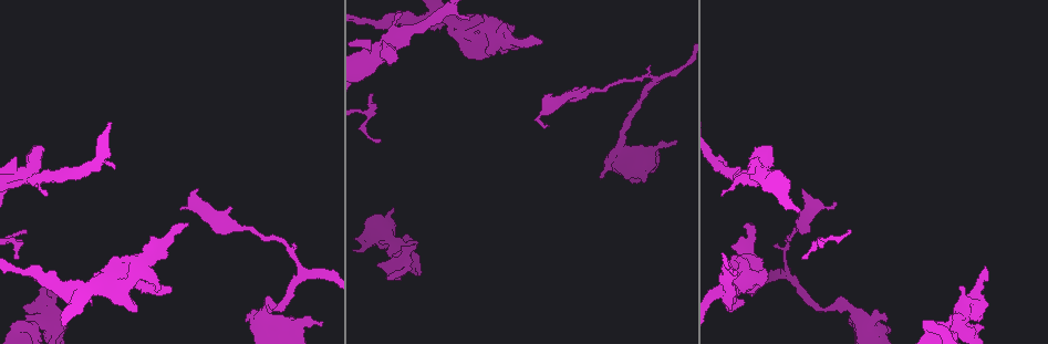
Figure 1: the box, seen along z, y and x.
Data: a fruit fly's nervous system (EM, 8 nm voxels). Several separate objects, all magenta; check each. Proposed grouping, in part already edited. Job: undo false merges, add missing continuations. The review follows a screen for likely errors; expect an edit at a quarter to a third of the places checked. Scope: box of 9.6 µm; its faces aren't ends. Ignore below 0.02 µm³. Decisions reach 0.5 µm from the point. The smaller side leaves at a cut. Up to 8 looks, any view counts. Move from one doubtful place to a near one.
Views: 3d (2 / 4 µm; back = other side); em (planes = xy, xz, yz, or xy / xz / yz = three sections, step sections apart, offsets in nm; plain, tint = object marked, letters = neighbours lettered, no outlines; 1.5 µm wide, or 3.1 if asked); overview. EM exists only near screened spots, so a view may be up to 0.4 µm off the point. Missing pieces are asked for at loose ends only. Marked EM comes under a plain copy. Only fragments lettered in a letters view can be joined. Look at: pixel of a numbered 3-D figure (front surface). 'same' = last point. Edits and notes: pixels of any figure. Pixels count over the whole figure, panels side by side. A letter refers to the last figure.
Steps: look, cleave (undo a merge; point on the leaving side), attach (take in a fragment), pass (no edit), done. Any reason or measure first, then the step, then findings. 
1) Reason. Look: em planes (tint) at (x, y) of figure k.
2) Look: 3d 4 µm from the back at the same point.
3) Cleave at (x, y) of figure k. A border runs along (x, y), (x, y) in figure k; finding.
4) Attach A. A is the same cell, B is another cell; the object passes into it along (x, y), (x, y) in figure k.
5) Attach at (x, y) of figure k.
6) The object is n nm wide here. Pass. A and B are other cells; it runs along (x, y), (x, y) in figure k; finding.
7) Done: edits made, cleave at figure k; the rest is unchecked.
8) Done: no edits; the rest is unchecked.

Sharp bend. Look: em planes (tint) at (81, 287) of figure 1.

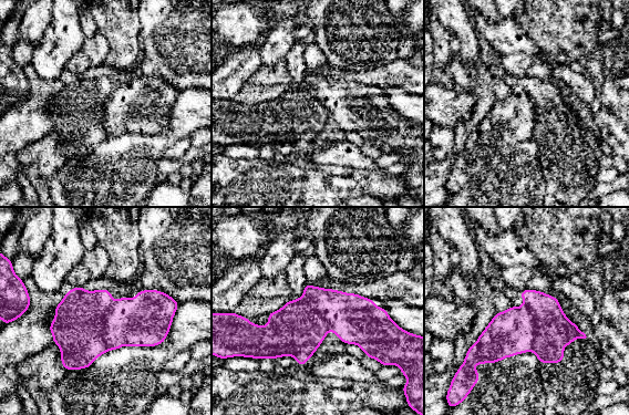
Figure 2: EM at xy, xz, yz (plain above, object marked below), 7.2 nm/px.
See the neighbours. Look: em planes (letters) at the same point.

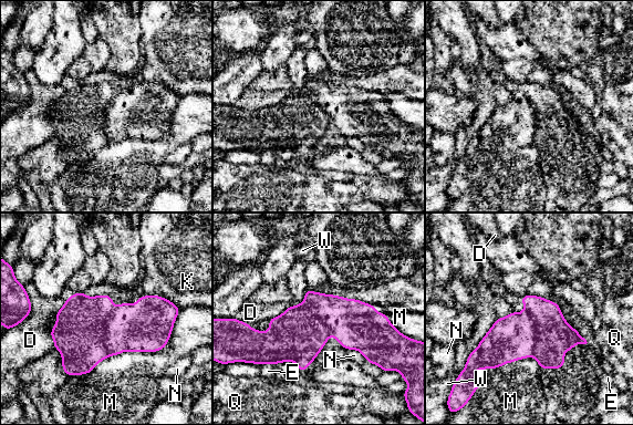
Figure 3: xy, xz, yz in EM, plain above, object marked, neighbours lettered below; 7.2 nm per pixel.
Cleave at (79, 334) of figure 3. D, E, K, M, N, Q and W are other cells; a second neuron is stuck on.

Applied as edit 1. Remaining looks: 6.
Free end. Look: 3d 2 µm at (400, 12) of figure 1.

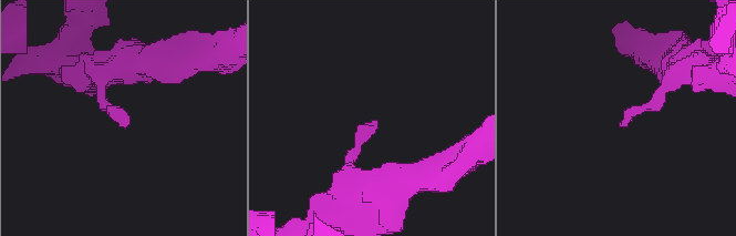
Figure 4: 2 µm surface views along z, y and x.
Look: em planes (tint) at (375, 122) of figure 4.

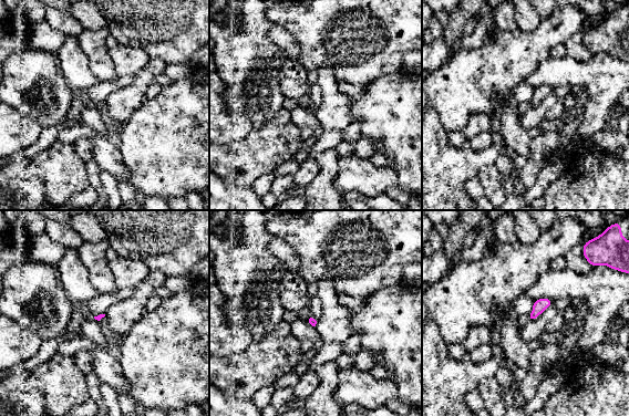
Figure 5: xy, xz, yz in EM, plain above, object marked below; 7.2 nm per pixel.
See the neighbours. Look: em planes (letters) at the same point.

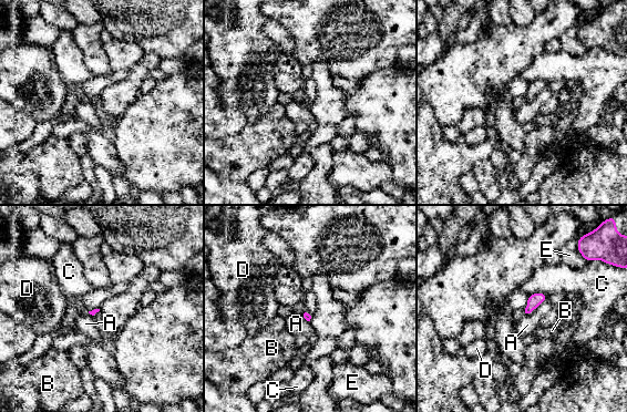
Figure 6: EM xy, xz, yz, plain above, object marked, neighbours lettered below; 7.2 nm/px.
Pass. A, B, C, D and E are other cells; a border runs along (547, 299), (525, 313) in figure 6; no lettered fragment goes on from it.

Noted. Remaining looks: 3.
Look: em xz step 4 (letters) at (837, 203) of figure 1.

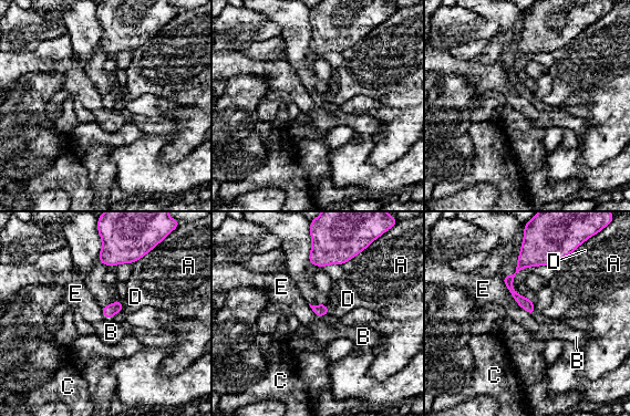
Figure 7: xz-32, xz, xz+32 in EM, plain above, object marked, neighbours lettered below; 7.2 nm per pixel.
Look: em planes (letters) at the same point.

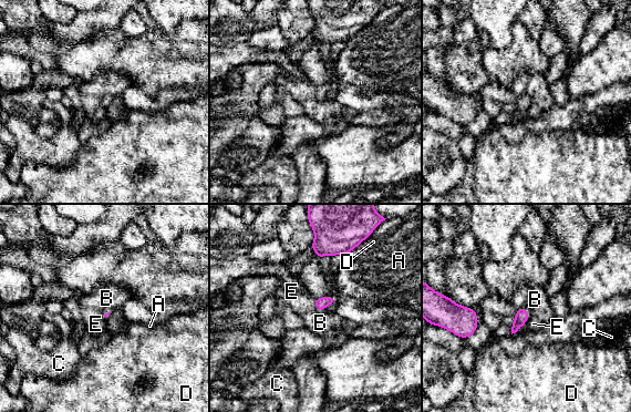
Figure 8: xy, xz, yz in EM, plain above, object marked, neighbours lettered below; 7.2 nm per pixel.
Pass. A, B, C, D and E are other cells; a border runs along (313, 300), (317, 308), (324, 309) in figure 8; no lettered fragment goes on from it.

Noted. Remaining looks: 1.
Done: edits made, cleave at figure 3; the rest is unchecked.

